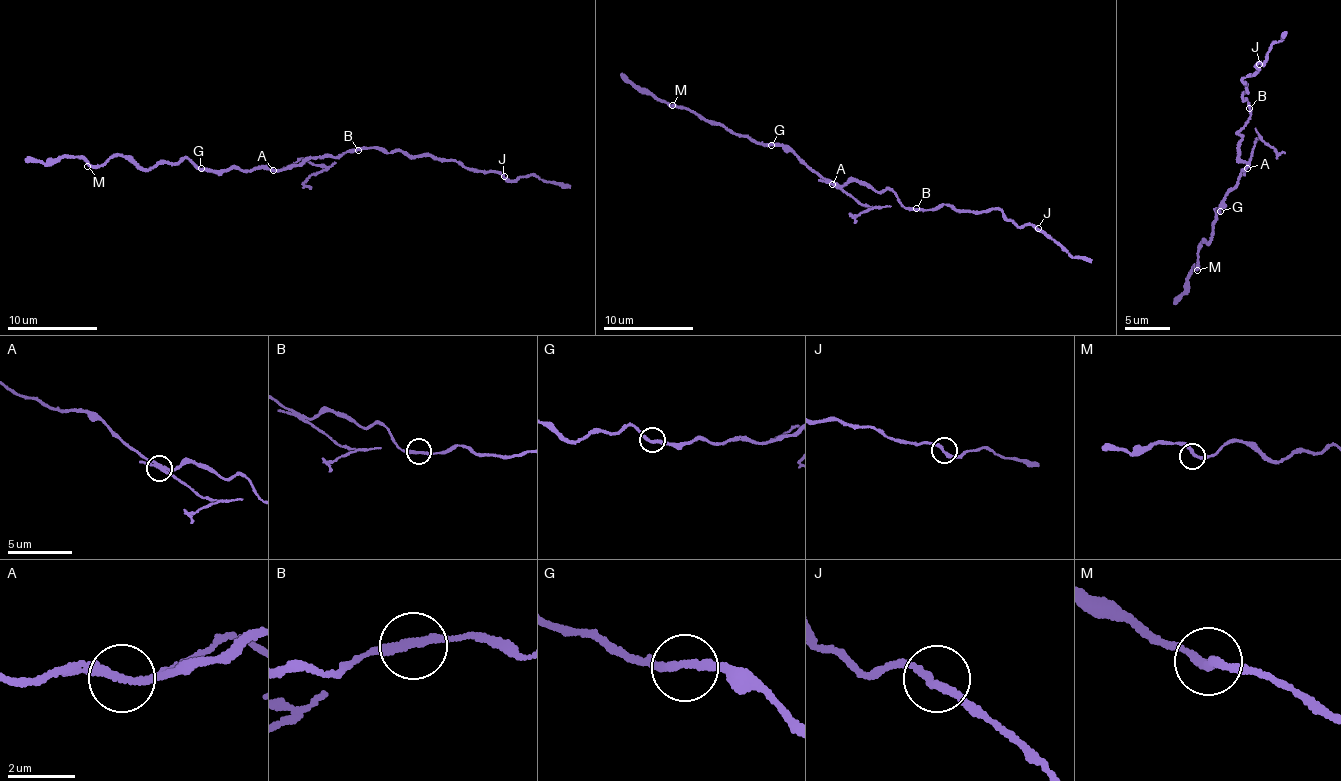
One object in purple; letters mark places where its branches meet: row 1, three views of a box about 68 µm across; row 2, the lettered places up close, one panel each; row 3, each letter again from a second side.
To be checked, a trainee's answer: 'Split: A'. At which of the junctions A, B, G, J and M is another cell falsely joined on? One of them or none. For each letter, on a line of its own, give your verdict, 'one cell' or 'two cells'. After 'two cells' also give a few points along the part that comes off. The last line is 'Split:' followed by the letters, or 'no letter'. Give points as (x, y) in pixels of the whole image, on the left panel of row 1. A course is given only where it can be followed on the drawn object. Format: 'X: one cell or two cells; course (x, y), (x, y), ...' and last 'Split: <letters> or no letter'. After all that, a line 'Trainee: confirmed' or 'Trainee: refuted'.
A: two cells; course (273, 170), (303, 159), (317, 163), (323, 169), (309, 175), (306, 181), (311, 189)
B: one cell
G: one cell
J: one cell
M: one cell
Split: A
Trainee: confirmed

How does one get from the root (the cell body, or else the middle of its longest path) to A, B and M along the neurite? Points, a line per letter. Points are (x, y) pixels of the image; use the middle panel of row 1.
A: (857, 181), (832, 184)
B: (857, 181), (864, 181), (877, 191), (890, 190), (906, 208), (917, 209)
M: (857, 181), (832, 186), (779, 145), (754, 143), (722, 125), (700, 119), (683, 105), (672, 105)

